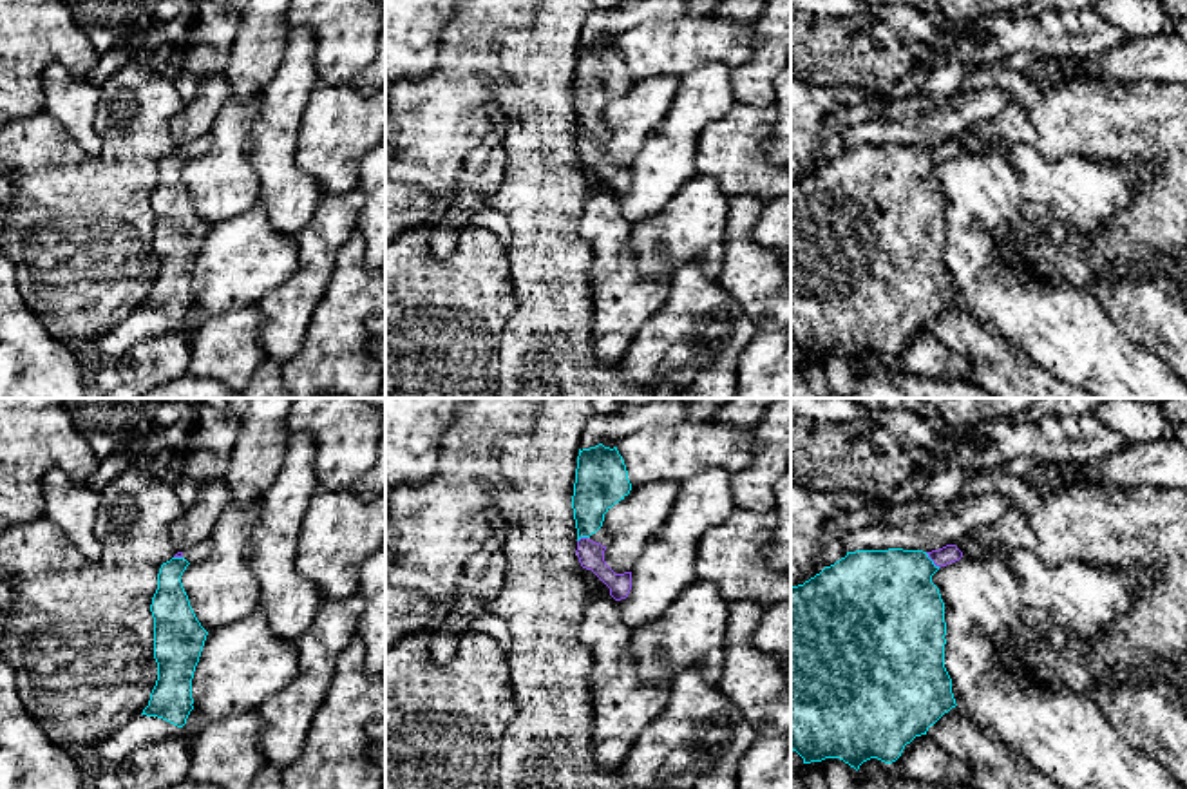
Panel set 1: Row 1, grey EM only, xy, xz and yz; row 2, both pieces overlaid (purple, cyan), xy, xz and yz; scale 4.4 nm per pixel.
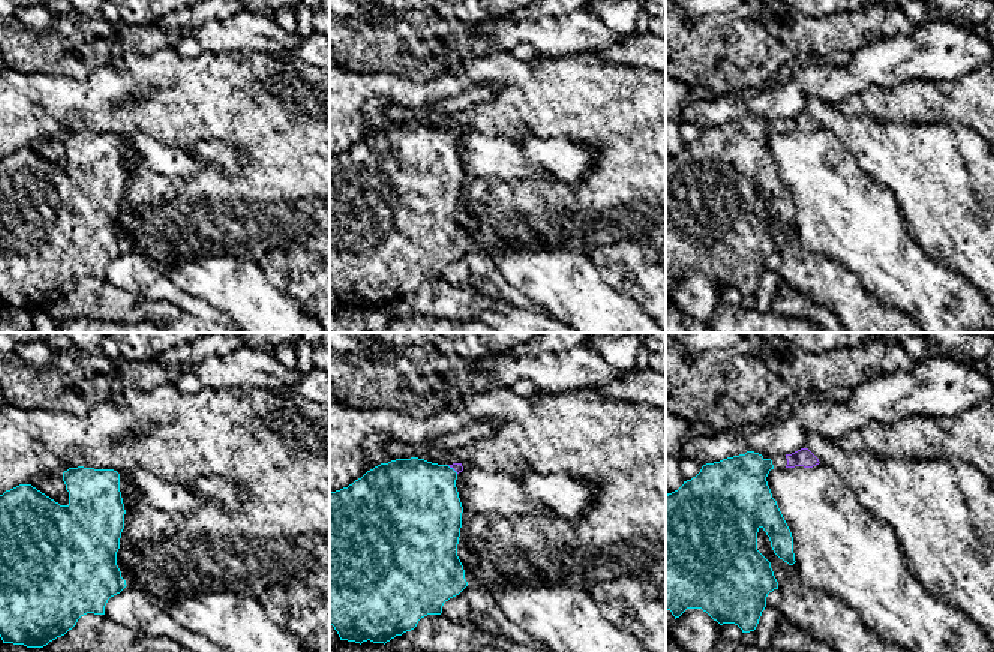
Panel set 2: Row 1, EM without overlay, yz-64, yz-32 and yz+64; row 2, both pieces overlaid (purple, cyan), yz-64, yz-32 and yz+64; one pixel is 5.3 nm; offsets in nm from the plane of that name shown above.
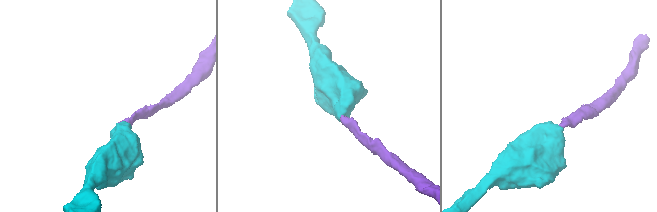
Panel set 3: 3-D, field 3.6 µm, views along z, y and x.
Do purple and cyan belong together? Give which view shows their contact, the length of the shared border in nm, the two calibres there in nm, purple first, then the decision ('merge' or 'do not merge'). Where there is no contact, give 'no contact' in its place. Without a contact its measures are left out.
meets purple in yz; contact 100 nm long; 80 nm thick on the purple side, 400 nm on the other; merge

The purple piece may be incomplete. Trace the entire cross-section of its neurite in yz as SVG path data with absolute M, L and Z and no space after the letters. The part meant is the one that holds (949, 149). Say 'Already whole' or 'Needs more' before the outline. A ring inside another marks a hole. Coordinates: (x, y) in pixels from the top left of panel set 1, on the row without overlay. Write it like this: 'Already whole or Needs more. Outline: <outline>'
Needs more. Outline: M955 139L939 145L856 145L803 179L791 181L791 344L803 358L840 353L856 366L870 353L896 356L905 340L926 329L955 302L945 262L945 197L932 170L963 152Z

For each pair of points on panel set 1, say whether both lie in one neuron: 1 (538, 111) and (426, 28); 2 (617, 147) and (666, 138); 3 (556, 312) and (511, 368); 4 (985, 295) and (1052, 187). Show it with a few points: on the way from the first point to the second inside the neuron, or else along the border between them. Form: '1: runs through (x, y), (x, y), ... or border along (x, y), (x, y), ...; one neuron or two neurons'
1: border along (449, 19), (440, 37), (436, 64), (422, 76); two neurons
2: border along (670, 107), (630, 165); two neurons
3: runs through (540, 328), (529, 330), (527, 346), (522, 351); one neuron
4: border along (1016, 171), (1021, 192), (1039, 201), (1061, 223); two neurons

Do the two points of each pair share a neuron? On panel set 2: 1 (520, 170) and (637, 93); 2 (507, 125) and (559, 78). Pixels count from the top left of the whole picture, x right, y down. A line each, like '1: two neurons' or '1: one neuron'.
1: two neurons
2: one neuron

